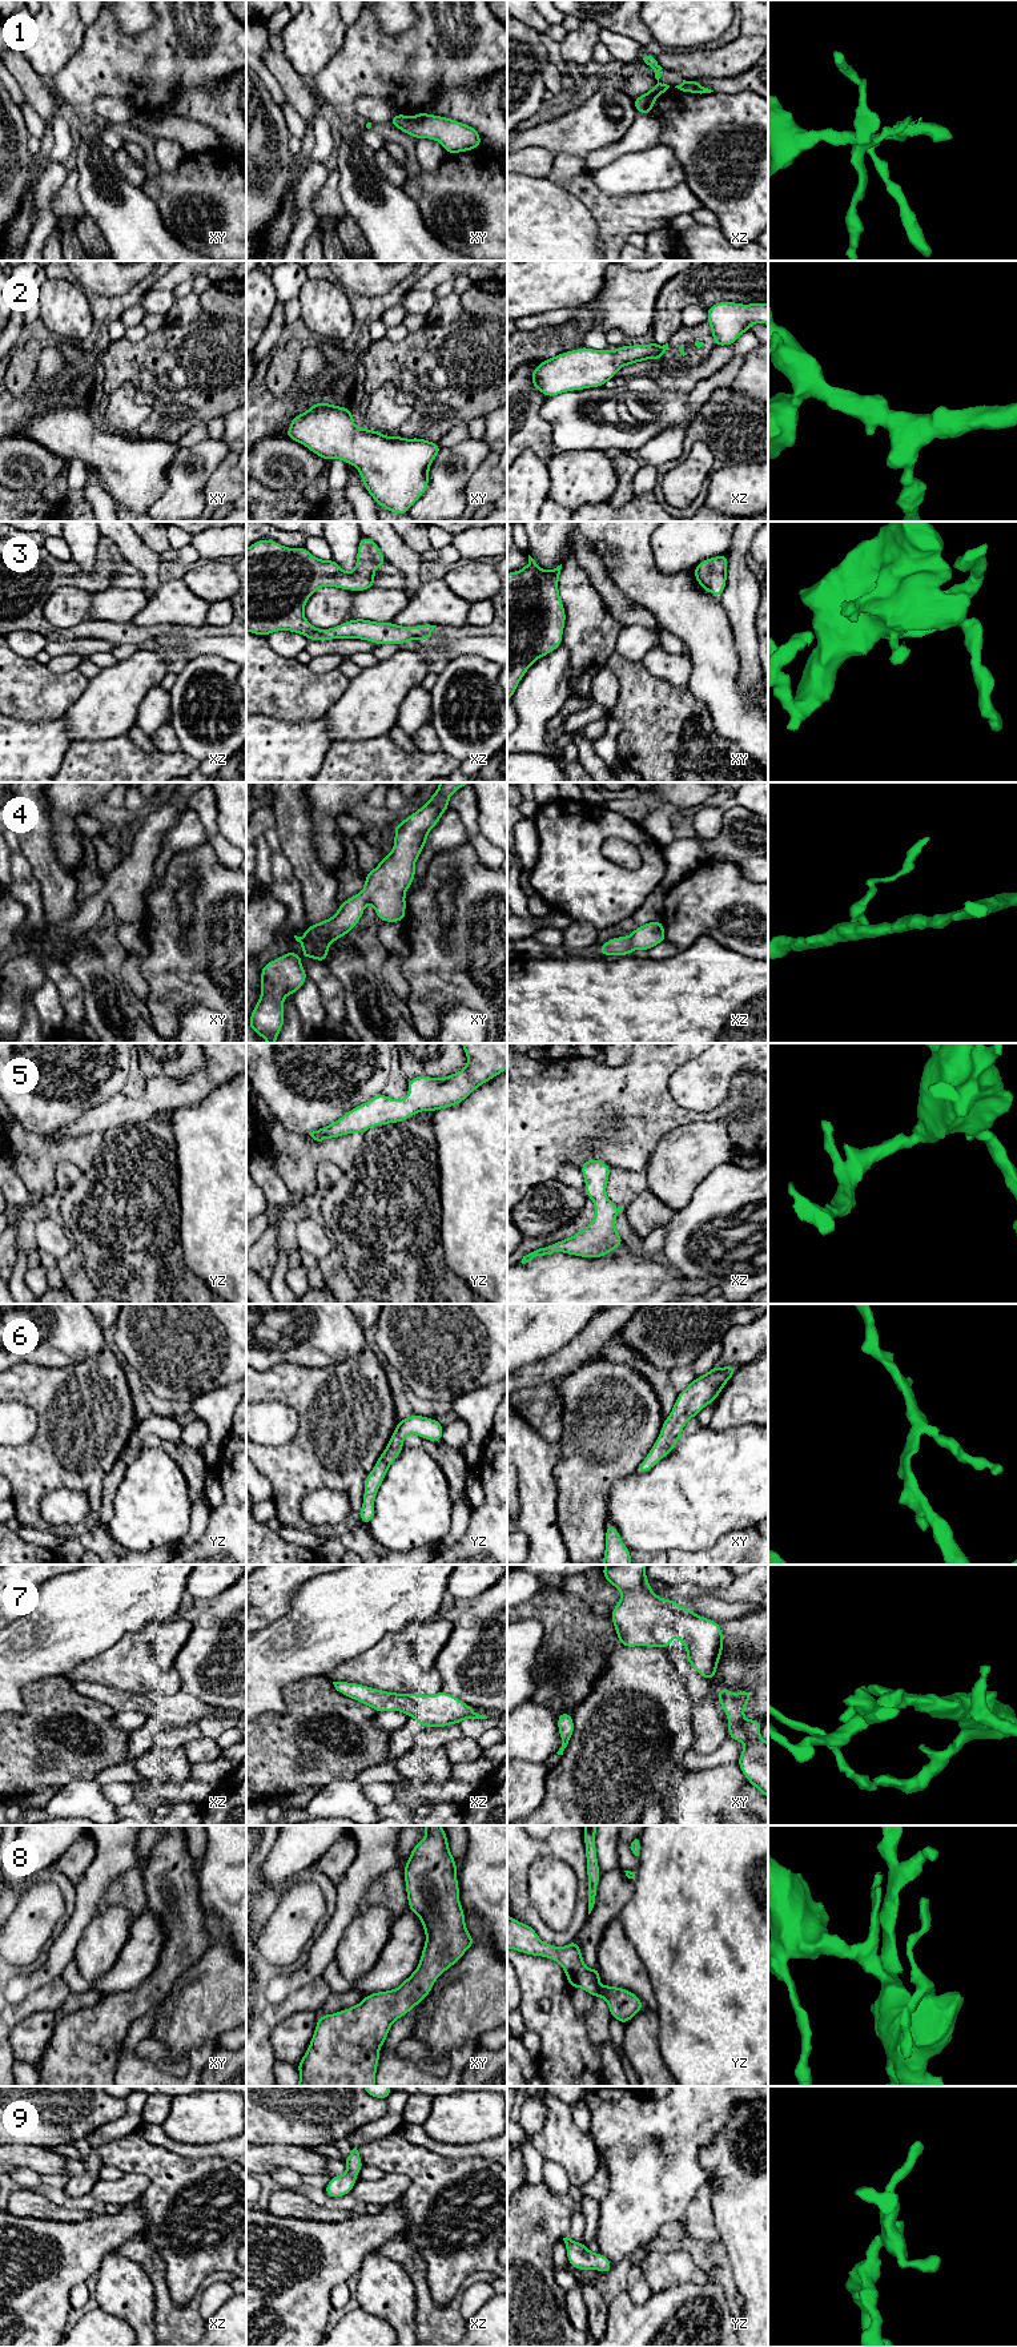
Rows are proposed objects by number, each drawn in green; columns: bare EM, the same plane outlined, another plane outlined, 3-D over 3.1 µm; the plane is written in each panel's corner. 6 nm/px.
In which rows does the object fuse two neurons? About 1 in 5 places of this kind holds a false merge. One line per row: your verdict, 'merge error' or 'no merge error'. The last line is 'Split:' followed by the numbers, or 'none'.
1: merge error
2: no merge error
3: no merge error
4: no merge error
5: no merge error
6: no merge error
7: no merge error
8: no merge error
9: no merge error
Split: 1

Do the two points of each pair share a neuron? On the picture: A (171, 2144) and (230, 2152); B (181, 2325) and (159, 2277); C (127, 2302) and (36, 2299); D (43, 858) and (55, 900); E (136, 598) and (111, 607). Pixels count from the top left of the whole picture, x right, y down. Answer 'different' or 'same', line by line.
A: same
B: same
C: different
D: same
E: same

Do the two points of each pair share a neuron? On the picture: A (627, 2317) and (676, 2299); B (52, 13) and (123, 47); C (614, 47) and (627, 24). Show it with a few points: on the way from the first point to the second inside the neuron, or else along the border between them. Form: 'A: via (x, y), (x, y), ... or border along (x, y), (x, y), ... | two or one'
A: via (639, 2317), (659, 2317), (664, 2311) | one
B: border along (85, 28), (83, 45), (72, 57) | two
C: border along (603, 28), (627, 36), (642, 45) | two

